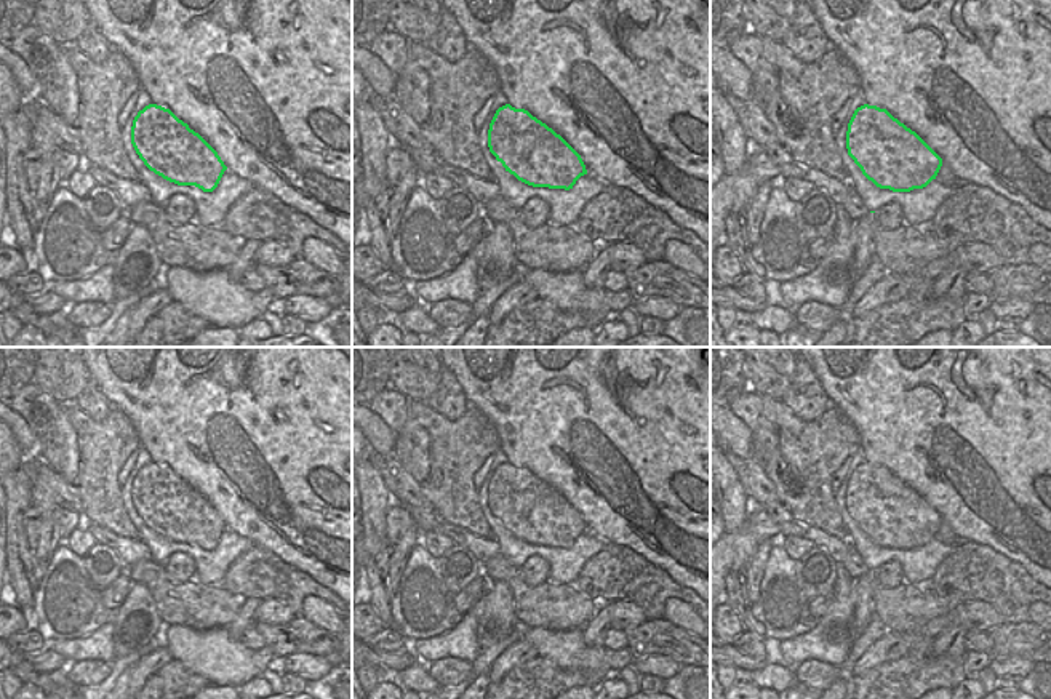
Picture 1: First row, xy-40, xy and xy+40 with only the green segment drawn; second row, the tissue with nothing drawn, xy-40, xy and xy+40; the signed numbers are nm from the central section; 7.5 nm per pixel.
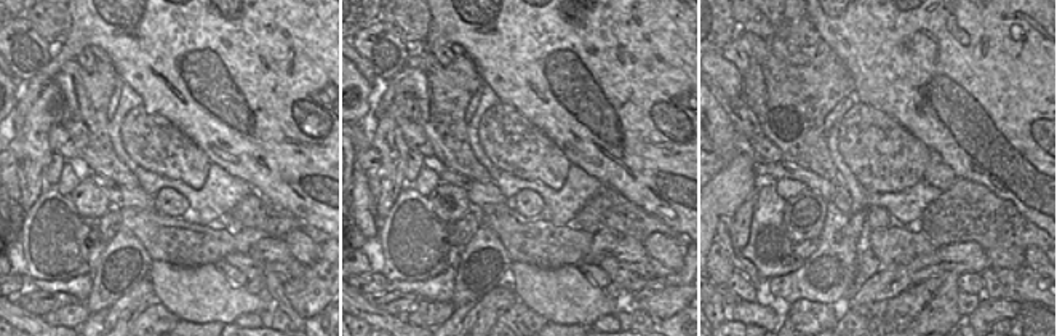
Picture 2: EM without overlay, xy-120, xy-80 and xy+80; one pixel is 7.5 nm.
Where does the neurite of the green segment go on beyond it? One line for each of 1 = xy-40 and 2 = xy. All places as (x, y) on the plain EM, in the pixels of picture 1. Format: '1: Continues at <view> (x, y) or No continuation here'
1: No continuation here
2: No continuation here

